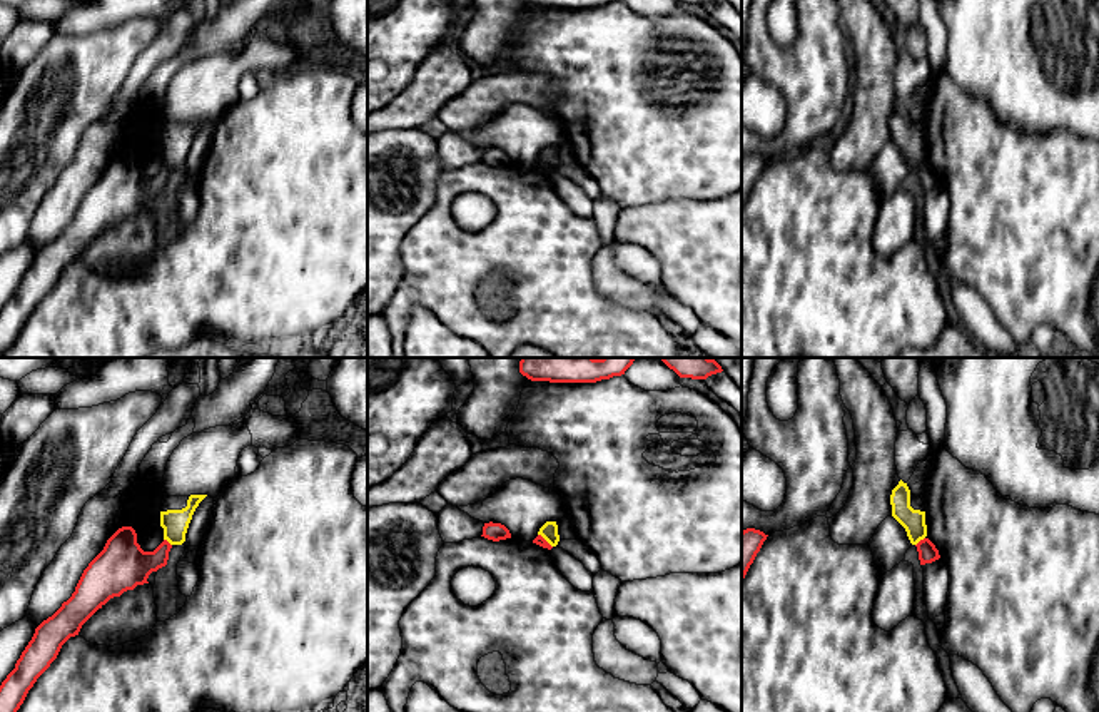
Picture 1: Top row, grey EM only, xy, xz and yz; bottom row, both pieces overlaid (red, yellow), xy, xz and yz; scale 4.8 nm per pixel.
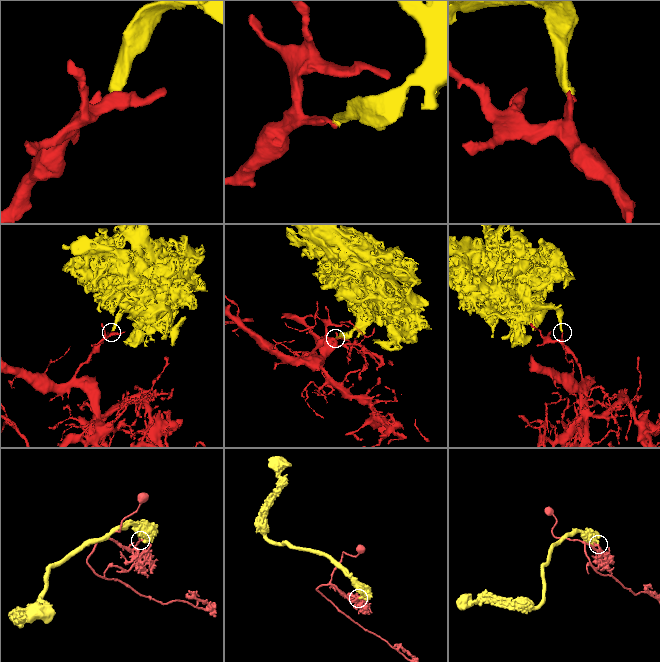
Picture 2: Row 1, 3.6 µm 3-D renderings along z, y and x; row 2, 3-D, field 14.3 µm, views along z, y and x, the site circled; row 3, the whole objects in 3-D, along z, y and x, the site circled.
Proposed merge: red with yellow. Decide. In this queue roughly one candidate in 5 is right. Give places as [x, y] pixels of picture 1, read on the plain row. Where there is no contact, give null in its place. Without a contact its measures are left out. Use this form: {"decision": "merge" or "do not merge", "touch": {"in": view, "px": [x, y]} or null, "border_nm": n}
{"decision": "do not merge", "touch": {"in": "yz", "px": [919, 167]}, "border_nm": 60}

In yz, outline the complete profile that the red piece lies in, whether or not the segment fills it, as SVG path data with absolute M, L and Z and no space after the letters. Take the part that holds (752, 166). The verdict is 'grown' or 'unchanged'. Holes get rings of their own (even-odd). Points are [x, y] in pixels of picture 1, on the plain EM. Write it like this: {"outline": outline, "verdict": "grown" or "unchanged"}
{"outline": "M755 154L742 157L742 206L745 204L767 162L768 160Z", "verdict": "unchanged"}

